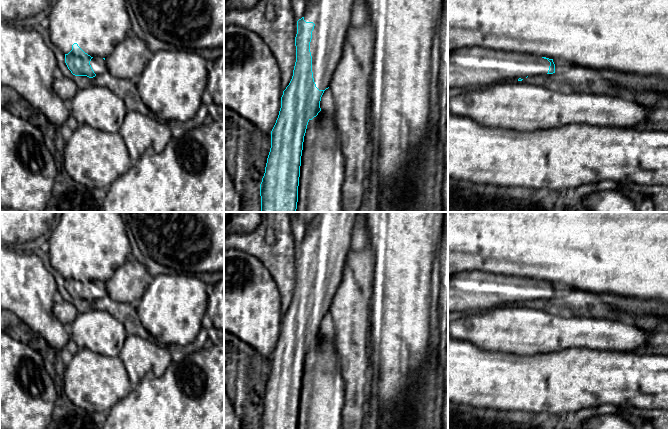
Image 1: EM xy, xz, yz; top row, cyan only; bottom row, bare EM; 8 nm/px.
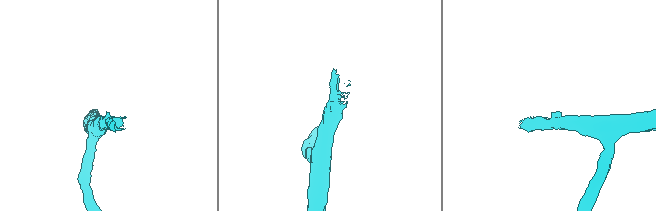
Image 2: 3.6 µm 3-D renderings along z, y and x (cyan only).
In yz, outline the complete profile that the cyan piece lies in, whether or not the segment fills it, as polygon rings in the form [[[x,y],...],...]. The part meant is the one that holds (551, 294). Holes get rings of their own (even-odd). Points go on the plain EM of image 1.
[[[470,271],[448,279],[448,312],[477,312],[555,297],[553,283]]]

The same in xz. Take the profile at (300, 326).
[[[317,212],[305,238],[297,245],[296,286],[292,303],[283,315],[279,339],[271,355],[271,372],[260,408],[261,429],[297,429],[307,349],[321,335],[321,321],[329,312],[332,298],[341,283],[358,213]]]

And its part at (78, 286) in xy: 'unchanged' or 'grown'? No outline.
grown

